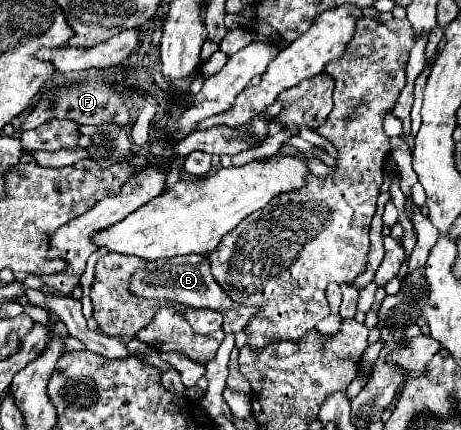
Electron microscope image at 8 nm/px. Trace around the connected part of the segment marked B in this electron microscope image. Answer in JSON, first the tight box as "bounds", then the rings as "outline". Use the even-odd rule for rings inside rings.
{"bounds":[129,255,255,335],"outline":[[[181,255],[175,259],[159,259],[159,261],[147,263],[141,271],[137,271],[131,277],[129,291],[145,299],[167,299],[167,301],[183,303],[197,309],[199,307],[213,309],[223,315],[223,331],[227,335],[241,331],[247,325],[247,321],[255,315],[255,307],[243,307],[239,303],[233,303],[229,295],[225,295],[219,283],[215,283],[215,279],[211,277],[209,261],[205,255]]]}

